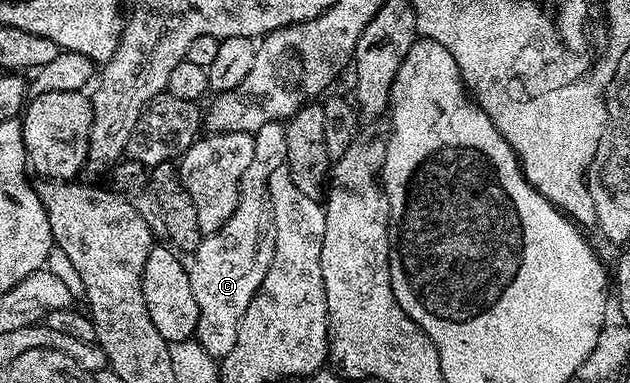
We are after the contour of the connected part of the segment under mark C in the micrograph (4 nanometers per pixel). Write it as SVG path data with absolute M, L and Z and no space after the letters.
M278 121L263 125L253 135L255 157L243 173L241 200L231 213L227 225L215 233L204 236L196 251L188 260L191 293L195 293L195 305L199 305L199 321L195 340L213 360L220 361L235 349L235 337L239 337L239 321L247 313L247 305L255 297L271 257L275 257L275 233L273 206L269 200L269 178L277 167L286 166L287 133L285 123Z

